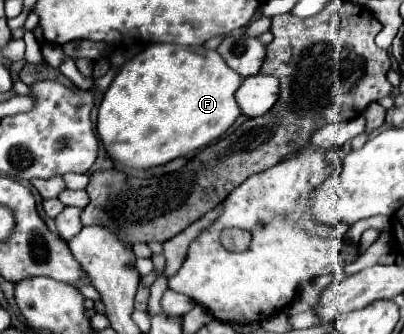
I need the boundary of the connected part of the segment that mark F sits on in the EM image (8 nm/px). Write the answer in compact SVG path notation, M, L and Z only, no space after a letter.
M149 43L141 53L129 59L111 81L103 95L97 115L97 133L107 153L127 167L149 169L173 161L189 151L205 147L223 135L241 115L235 101L235 91L241 85L241 75L225 65L225 59L203 45L185 47L175 43Z

